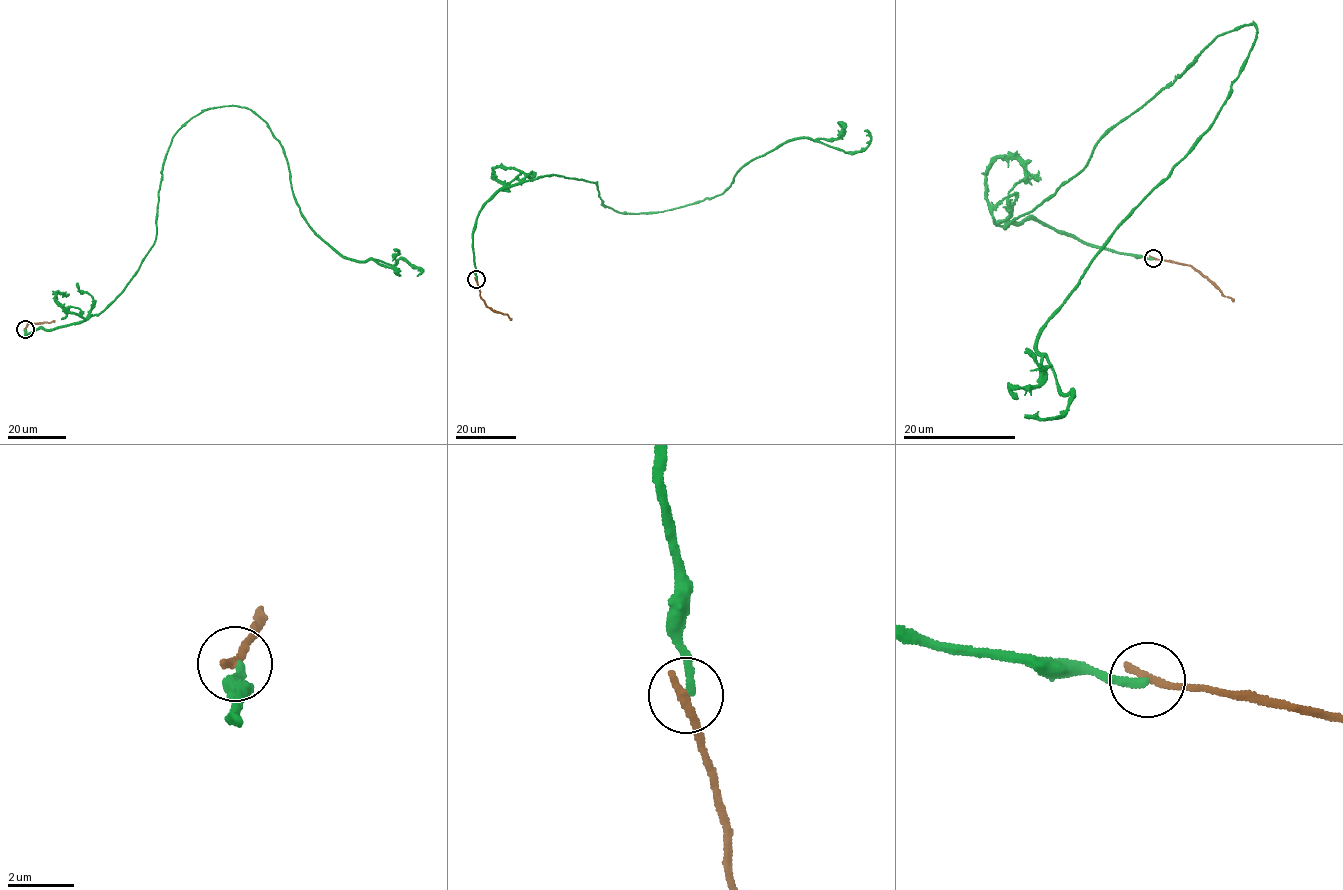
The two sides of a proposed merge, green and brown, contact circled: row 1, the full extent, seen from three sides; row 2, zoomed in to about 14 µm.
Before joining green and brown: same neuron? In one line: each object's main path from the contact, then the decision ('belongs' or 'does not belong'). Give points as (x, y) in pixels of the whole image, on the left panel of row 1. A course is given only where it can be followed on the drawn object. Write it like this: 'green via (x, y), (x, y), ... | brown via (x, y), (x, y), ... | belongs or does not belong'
green via (25, 329), (80, 323), (121, 293), (155, 240), (171, 141), (219, 107), (267, 124), (324, 241), (417, 276) | brown via (25, 329), (27, 323), (53, 321) | does not belong

